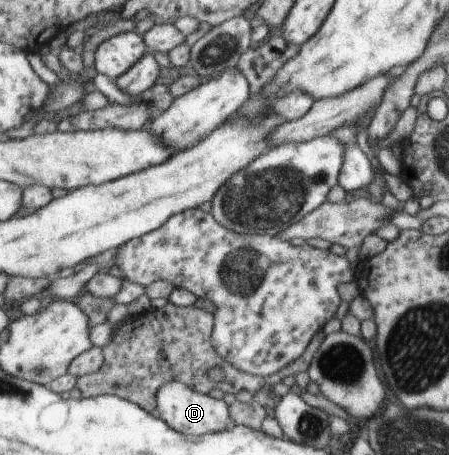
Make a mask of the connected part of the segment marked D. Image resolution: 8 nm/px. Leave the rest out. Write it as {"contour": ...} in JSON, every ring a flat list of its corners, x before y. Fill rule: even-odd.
{"contour":[[172,381,157,395,157,407,154,412,174,429,190,436,201,436,228,429,232,425,232,415,226,401,215,399,212,395,199,392,186,382]]}

